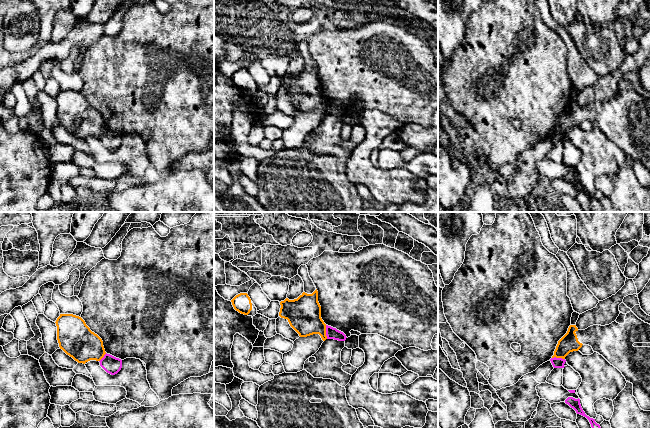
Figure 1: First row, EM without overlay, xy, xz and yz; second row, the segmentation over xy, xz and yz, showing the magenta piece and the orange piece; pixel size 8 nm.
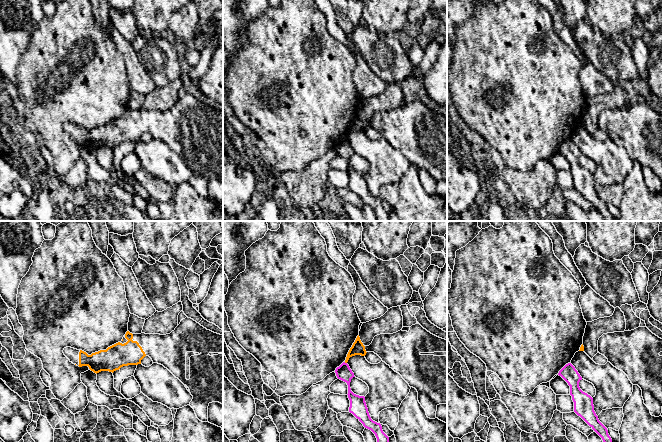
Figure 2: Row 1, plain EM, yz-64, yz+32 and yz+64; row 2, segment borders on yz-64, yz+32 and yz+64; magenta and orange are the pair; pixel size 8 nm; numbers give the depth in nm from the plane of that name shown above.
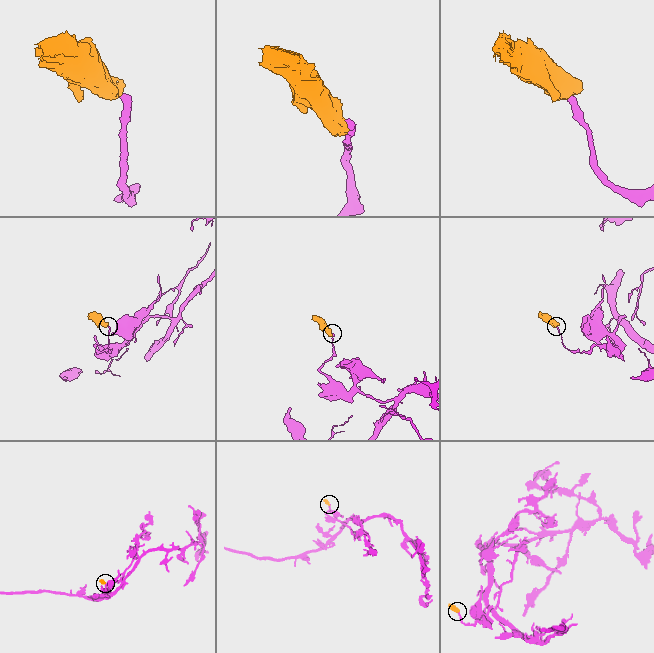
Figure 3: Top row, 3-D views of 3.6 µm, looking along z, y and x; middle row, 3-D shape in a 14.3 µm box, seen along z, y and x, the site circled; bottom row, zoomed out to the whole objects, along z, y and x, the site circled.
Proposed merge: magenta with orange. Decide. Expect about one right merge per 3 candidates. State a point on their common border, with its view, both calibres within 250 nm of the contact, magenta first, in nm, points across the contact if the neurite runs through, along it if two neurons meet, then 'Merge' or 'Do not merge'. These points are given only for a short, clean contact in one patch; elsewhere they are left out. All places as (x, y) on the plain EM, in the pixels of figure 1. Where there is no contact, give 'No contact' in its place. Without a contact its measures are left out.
Touches magenta at xz (326, 108). Thickness 100 nm (magenta) against 280 nm. Boundary: xz (325, 101), (325, 111), (327, 114). Do not merge

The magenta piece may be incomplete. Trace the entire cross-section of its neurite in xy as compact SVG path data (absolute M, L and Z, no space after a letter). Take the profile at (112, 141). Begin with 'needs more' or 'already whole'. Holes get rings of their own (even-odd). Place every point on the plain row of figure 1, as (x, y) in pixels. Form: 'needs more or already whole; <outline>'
already whole; M107 129L99 138L100 142L111 151L117 150L122 144L122 136Z

